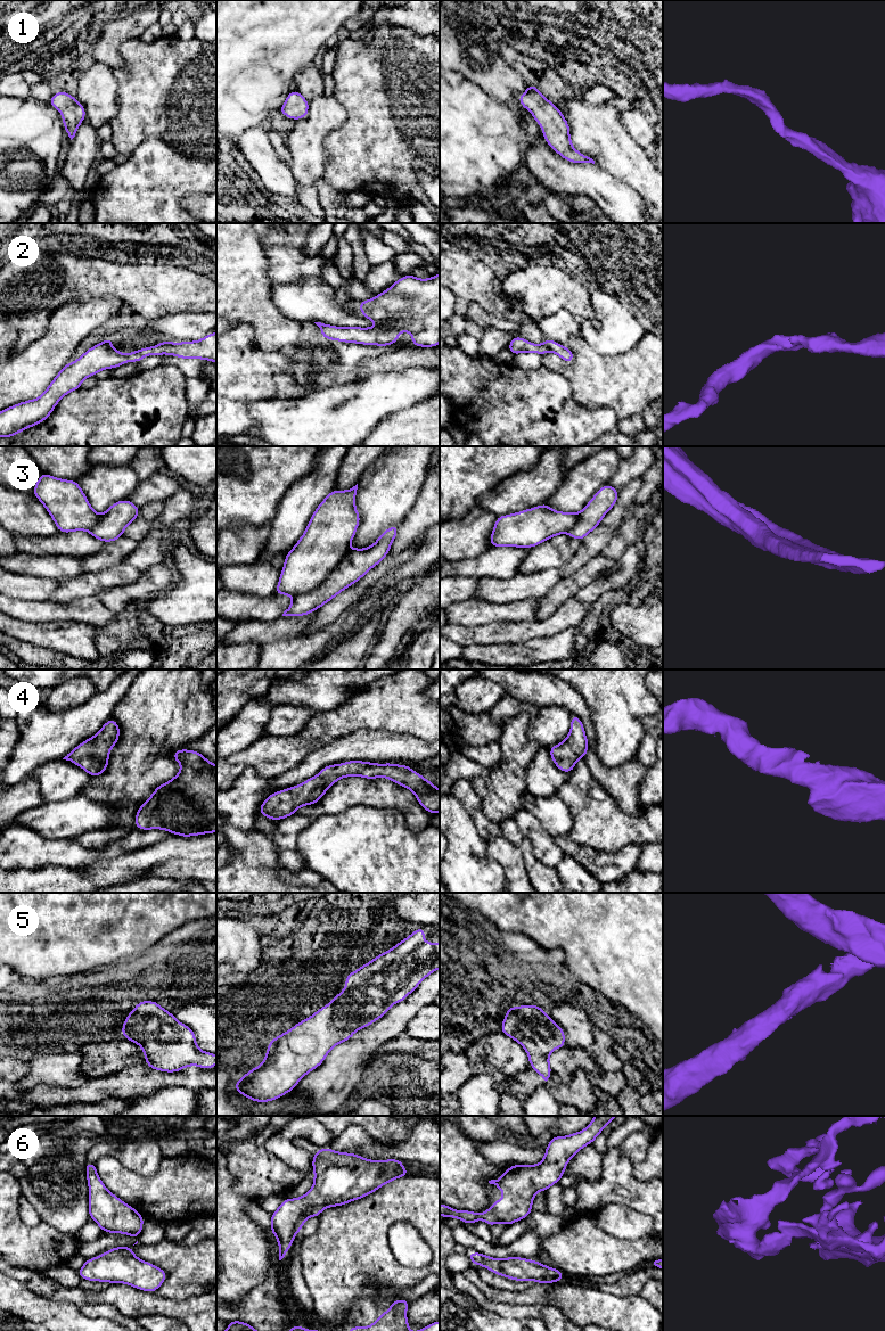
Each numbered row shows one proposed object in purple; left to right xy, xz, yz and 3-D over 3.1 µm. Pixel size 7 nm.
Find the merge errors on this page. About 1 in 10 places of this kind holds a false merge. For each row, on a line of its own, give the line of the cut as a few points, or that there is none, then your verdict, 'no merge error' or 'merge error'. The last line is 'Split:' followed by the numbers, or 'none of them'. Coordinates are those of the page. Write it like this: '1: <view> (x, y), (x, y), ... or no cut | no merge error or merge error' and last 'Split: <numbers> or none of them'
1: no cut | no merge error
2: no cut | no merge error
3: xz (349, 550), (319, 584), (309, 592), (294, 597) | merge error
4: no cut | no merge error
5: no cut | no merge error
6: no cut | no merge error
Split: 3

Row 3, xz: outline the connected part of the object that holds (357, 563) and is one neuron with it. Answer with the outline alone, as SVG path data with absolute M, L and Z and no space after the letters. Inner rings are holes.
M393 525L384 531L369 548L349 550L320 585L310 593L294 597L292 605L284 611L282 616L309 615L350 585L355 584L388 554L391 544L398 535L398 529L399 525Z

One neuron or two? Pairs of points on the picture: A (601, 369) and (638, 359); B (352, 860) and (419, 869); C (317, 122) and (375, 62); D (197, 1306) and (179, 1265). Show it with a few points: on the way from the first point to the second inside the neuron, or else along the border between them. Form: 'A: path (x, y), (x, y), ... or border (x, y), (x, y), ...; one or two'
A: path (611, 369), (629, 368); one
B: path (369, 860), (375, 860), (384, 869), (402, 869); one
C: border (333, 96), (346, 114), (346, 120), (338, 128); two
D: border (204, 1292), (186, 1298), (166, 1298); two

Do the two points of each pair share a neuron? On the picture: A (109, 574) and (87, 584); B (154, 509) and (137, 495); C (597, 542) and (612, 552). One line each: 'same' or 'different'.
A: same
B: different
C: different

